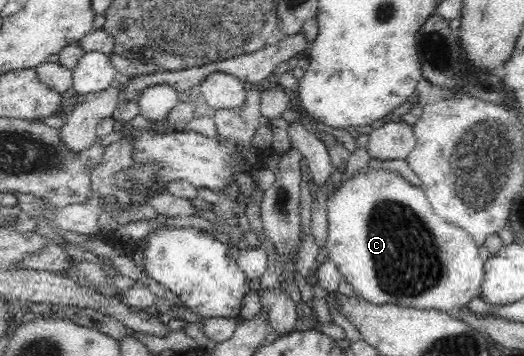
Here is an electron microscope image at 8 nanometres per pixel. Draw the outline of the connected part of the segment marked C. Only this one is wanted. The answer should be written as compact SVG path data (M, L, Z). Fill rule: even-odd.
M371 169L357 173L355 179L343 183L343 187L333 193L326 218L327 256L339 269L340 275L353 283L358 295L372 304L395 302L418 309L453 313L467 305L480 291L484 262L479 257L475 240L458 225L439 217L421 187L413 186L397 173Z

